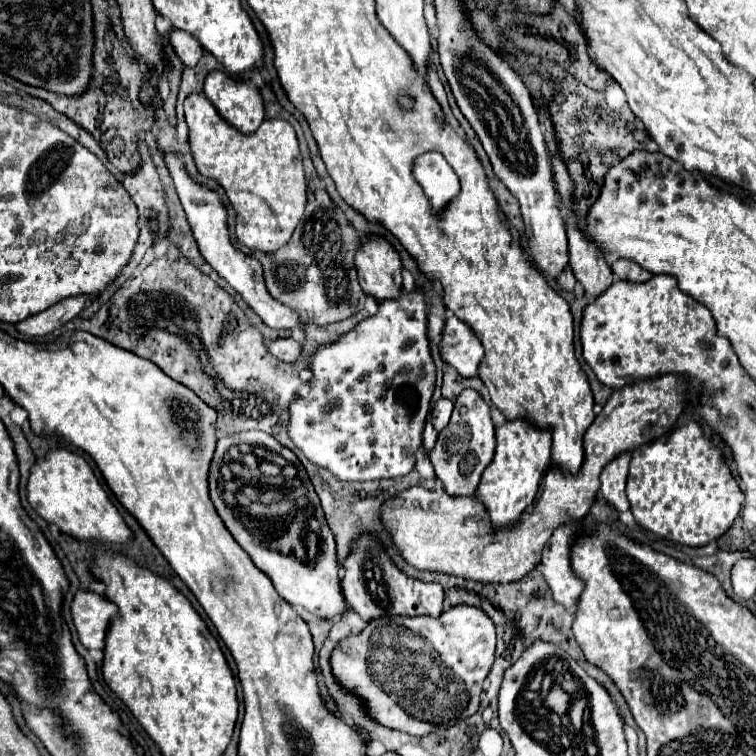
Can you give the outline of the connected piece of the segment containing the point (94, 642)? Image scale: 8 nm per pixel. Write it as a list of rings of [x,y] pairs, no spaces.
[[[77,590],[71,602],[71,618],[77,628],[79,642],[87,650],[103,650],[109,618],[113,618],[115,612],[117,608],[111,602],[105,602],[101,594]]]

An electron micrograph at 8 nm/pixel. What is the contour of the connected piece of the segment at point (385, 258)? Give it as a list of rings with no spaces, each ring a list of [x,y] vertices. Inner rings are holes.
[[[367,236],[357,250],[355,266],[357,266],[359,284],[361,284],[363,294],[373,296],[377,302],[399,298],[399,292],[401,292],[401,260],[399,260],[399,254],[393,250],[393,246],[385,238]]]

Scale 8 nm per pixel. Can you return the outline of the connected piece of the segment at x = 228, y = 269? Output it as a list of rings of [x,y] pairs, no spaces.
[[[165,152],[165,164],[169,168],[169,174],[175,182],[175,188],[177,188],[177,194],[179,194],[179,200],[183,204],[183,210],[187,214],[187,220],[189,220],[189,226],[193,230],[193,236],[195,236],[195,242],[199,246],[199,252],[203,254],[203,258],[211,264],[211,268],[229,282],[229,286],[233,290],[237,290],[241,294],[241,298],[253,308],[253,312],[271,328],[277,328],[277,330],[293,330],[293,328],[299,328],[301,326],[301,320],[299,320],[299,314],[295,310],[291,310],[289,306],[277,302],[275,298],[271,298],[271,294],[267,292],[265,288],[265,282],[263,282],[263,268],[259,264],[259,260],[239,252],[231,240],[229,240],[229,230],[227,230],[227,210],[219,198],[219,194],[215,190],[209,190],[197,182],[193,182],[183,166],[183,160],[179,154],[173,154],[173,152]]]

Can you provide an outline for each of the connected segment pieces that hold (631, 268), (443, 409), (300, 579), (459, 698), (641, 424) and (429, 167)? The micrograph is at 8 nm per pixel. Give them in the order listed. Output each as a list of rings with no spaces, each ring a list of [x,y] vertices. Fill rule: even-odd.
[[[619,258],[617,262],[613,262],[613,274],[617,280],[629,280],[629,282],[647,282],[653,274],[647,272],[645,268],[641,268],[637,262]]]
[[[441,398],[433,410],[431,410],[431,422],[437,430],[443,430],[447,424],[449,424],[449,418],[451,418],[451,410],[453,410],[453,400],[447,400],[447,398]]]
[[[251,430],[251,432],[239,432],[239,434],[225,436],[225,438],[217,438],[217,448],[215,448],[215,454],[213,454],[213,460],[209,466],[209,496],[211,496],[213,506],[217,508],[217,514],[221,516],[223,524],[227,526],[231,536],[237,540],[237,544],[249,554],[253,564],[263,574],[269,576],[269,580],[273,582],[273,586],[281,598],[285,598],[289,604],[301,604],[305,610],[309,610],[311,614],[315,614],[319,618],[341,616],[345,612],[345,598],[343,598],[341,586],[339,586],[339,564],[335,560],[335,540],[333,540],[333,534],[325,520],[317,520],[315,530],[309,530],[309,526],[289,526],[289,534],[285,534],[289,540],[287,538],[281,540],[281,550],[269,550],[269,546],[261,546],[261,542],[257,542],[257,538],[253,538],[253,534],[249,534],[249,530],[233,514],[233,510],[229,510],[229,506],[225,506],[217,482],[221,478],[219,468],[223,464],[223,454],[233,444],[251,444],[251,446],[263,444],[271,452],[287,454],[287,448],[283,448],[283,444],[279,444],[271,434],[265,434],[265,432]]]
[[[457,604],[437,618],[387,614],[373,618],[359,634],[337,642],[329,664],[339,686],[361,698],[371,720],[421,738],[477,712],[481,684],[493,658],[495,626],[491,618],[475,606]]]
[[[661,374],[653,380],[641,380],[615,390],[583,436],[585,460],[579,472],[571,474],[567,470],[563,472],[559,466],[551,466],[539,484],[535,502],[507,528],[495,528],[483,502],[475,496],[453,498],[445,492],[429,492],[419,486],[385,502],[381,508],[381,520],[401,556],[417,570],[453,574],[475,582],[517,582],[541,562],[541,550],[557,526],[579,522],[589,514],[599,494],[599,474],[613,458],[631,452],[641,444],[653,442],[665,434],[665,430],[669,432],[675,426],[683,412],[687,386],[687,378]]]
[[[437,152],[423,154],[415,162],[415,176],[431,202],[433,212],[441,208],[459,192],[459,178],[453,176],[453,168]]]

